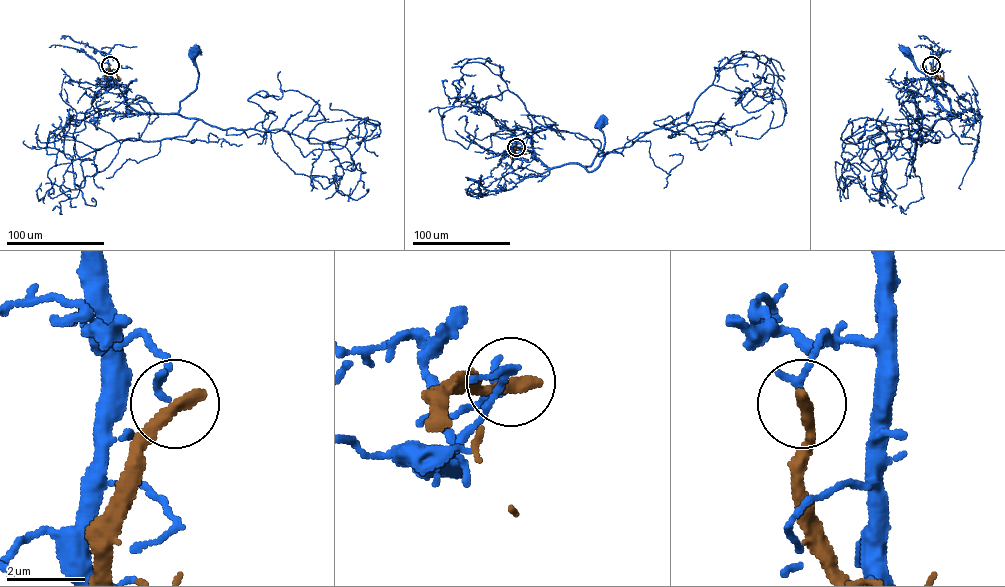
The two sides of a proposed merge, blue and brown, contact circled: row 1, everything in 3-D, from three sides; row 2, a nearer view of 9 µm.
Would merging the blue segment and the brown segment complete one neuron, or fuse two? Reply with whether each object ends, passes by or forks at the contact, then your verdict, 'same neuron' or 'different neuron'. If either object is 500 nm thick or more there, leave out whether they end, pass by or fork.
blue ends | brown ends | different neuron

